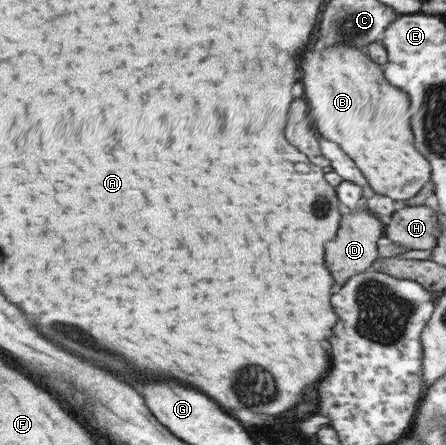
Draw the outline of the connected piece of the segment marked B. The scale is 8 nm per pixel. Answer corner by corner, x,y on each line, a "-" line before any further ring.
333,44
329,48
323,48
319,54
313,54
309,50
307,58
303,58
302,98
305,98
307,106
310,106
311,118
314,118
315,130
320,136
337,143
343,152
353,159
375,194
387,196
399,204
413,198
429,180
430,163
413,146
407,114
407,94
391,86
385,80
382,67
370,59
365,49
353,48
351,44

